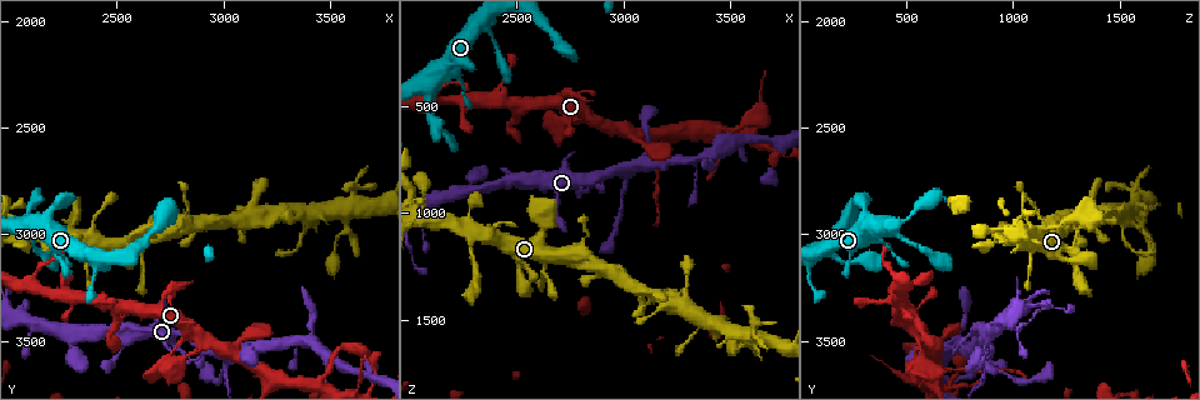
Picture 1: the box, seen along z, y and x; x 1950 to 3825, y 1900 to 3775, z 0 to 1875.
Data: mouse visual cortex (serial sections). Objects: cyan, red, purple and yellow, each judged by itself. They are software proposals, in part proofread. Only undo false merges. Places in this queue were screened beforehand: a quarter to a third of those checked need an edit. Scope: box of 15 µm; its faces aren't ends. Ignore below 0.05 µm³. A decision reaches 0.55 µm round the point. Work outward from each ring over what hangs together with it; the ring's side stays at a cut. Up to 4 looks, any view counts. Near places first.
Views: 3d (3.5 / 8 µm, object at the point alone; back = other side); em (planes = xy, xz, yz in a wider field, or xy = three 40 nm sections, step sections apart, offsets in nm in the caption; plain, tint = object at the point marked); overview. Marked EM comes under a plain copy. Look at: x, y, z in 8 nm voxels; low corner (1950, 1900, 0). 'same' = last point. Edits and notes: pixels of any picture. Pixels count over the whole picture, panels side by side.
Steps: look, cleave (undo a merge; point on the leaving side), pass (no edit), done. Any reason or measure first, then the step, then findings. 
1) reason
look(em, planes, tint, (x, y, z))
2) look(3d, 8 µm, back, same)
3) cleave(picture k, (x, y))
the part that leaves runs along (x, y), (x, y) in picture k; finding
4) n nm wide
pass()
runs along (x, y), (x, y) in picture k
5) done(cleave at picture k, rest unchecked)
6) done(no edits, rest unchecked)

thin arm on a thick one
look(3d, 3.5 µm, (2620, 3060, 1270))

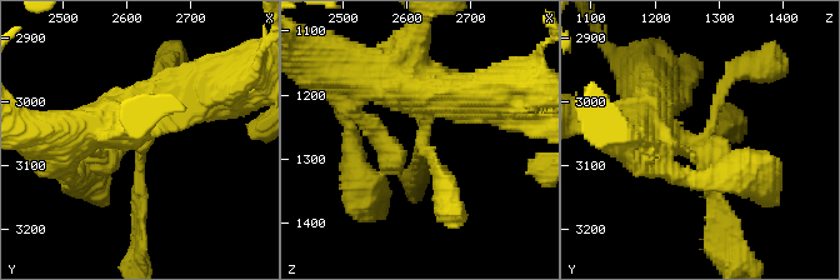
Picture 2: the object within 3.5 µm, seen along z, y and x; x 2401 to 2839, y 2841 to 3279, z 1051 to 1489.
3 arms; arms of 150, 200, 600 nm
look(em, xy, step 3, tint, (2625, 3065, 1270))

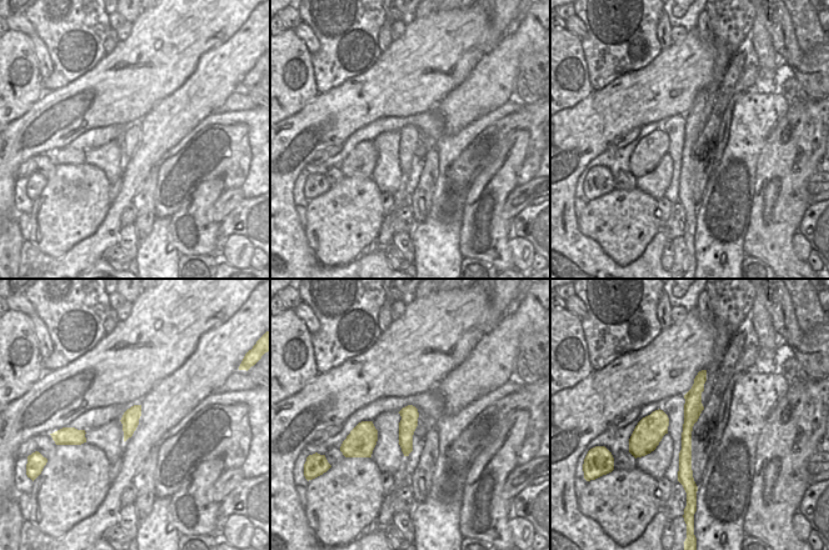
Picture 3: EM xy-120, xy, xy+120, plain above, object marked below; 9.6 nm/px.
pass()
runs along (644, 118), (701, 148), (724, 221) in picture 2; continuous, no second cell

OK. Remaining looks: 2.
abrupt turn
look(3d, 3.5 µm, (2890, 3580, 840))

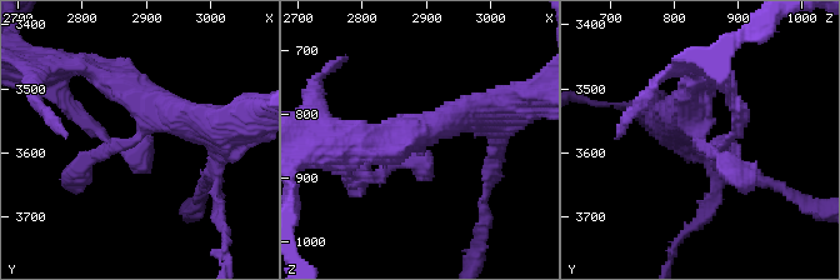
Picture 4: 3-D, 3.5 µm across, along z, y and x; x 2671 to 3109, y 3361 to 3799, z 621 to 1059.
look(em, xy, step 2, tint, (2890, 3575, 840))

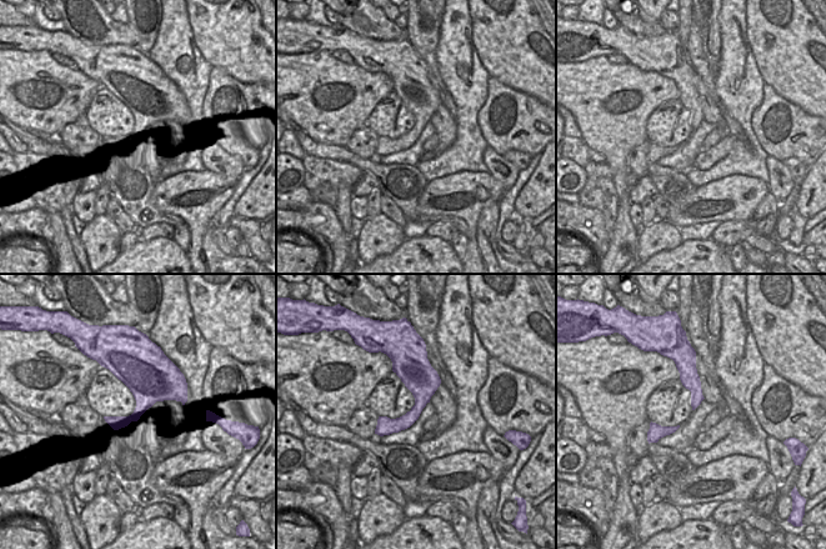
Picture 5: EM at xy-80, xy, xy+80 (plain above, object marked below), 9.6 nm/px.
220 nm wide
pass()
runs along (704, 76), (689, 110), (733, 173) in picture 4; continuous, no second cell

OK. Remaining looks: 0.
done(no edits, rest unchecked)

